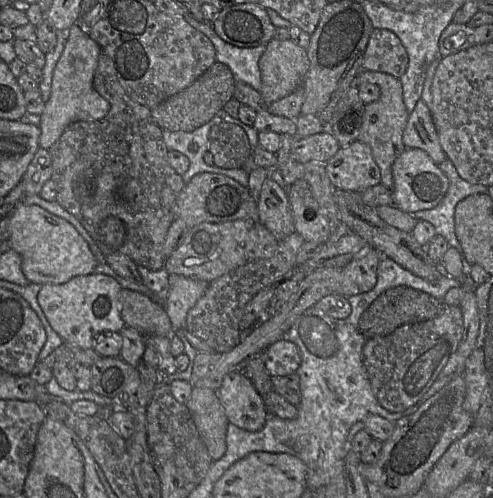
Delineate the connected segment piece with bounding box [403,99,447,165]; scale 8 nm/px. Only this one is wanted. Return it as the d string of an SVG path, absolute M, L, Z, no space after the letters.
M421 99L409 113L403 132L403 144L405 148L424 150L437 165L447 158L440 145L431 111Z

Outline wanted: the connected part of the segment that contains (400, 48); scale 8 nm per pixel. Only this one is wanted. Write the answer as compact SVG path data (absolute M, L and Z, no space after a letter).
M374 28L364 53L362 68L399 79L407 67L408 54L401 40L390 30Z

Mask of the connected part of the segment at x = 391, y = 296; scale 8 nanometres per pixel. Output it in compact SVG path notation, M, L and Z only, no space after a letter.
M396 286L380 294L361 314L358 329L367 338L384 337L398 327L425 322L438 317L444 310L442 300L407 286Z

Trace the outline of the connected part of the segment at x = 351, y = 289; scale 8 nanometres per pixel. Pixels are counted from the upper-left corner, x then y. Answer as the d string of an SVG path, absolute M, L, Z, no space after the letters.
M371 246L356 255L344 268L340 295L347 299L373 289L377 282L377 267L381 257Z

